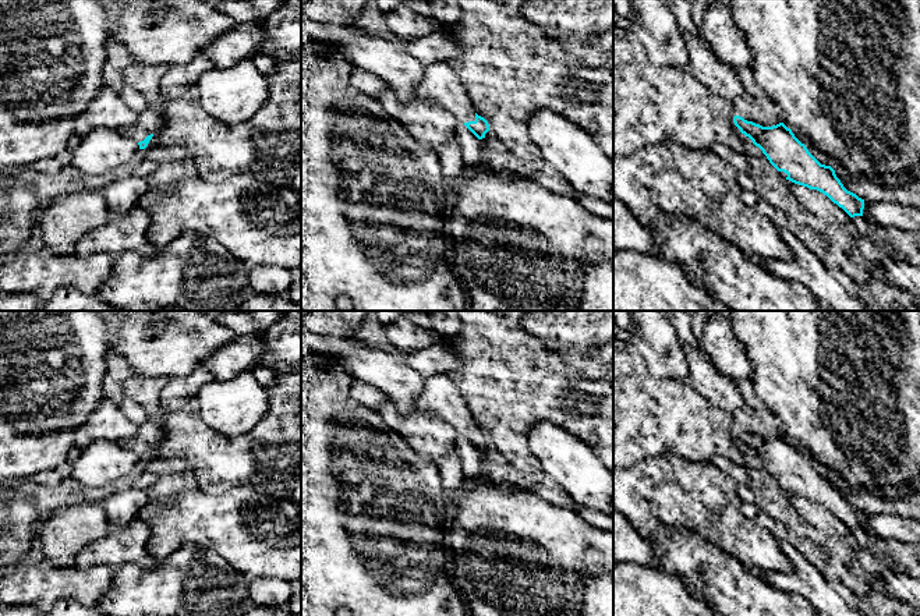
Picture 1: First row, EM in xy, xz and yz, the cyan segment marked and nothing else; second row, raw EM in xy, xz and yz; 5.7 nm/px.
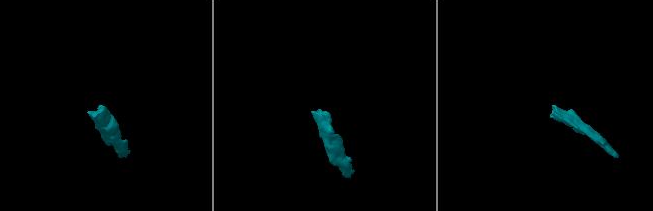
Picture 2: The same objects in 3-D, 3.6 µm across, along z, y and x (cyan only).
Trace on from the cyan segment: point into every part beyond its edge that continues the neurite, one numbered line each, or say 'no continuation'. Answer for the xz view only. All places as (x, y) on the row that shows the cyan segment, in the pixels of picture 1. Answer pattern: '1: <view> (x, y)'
1: xz (441, 84)

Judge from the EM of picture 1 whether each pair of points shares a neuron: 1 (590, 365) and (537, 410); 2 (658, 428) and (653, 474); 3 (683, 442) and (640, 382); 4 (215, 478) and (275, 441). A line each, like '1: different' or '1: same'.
1: same
2: different
3: same
4: same

